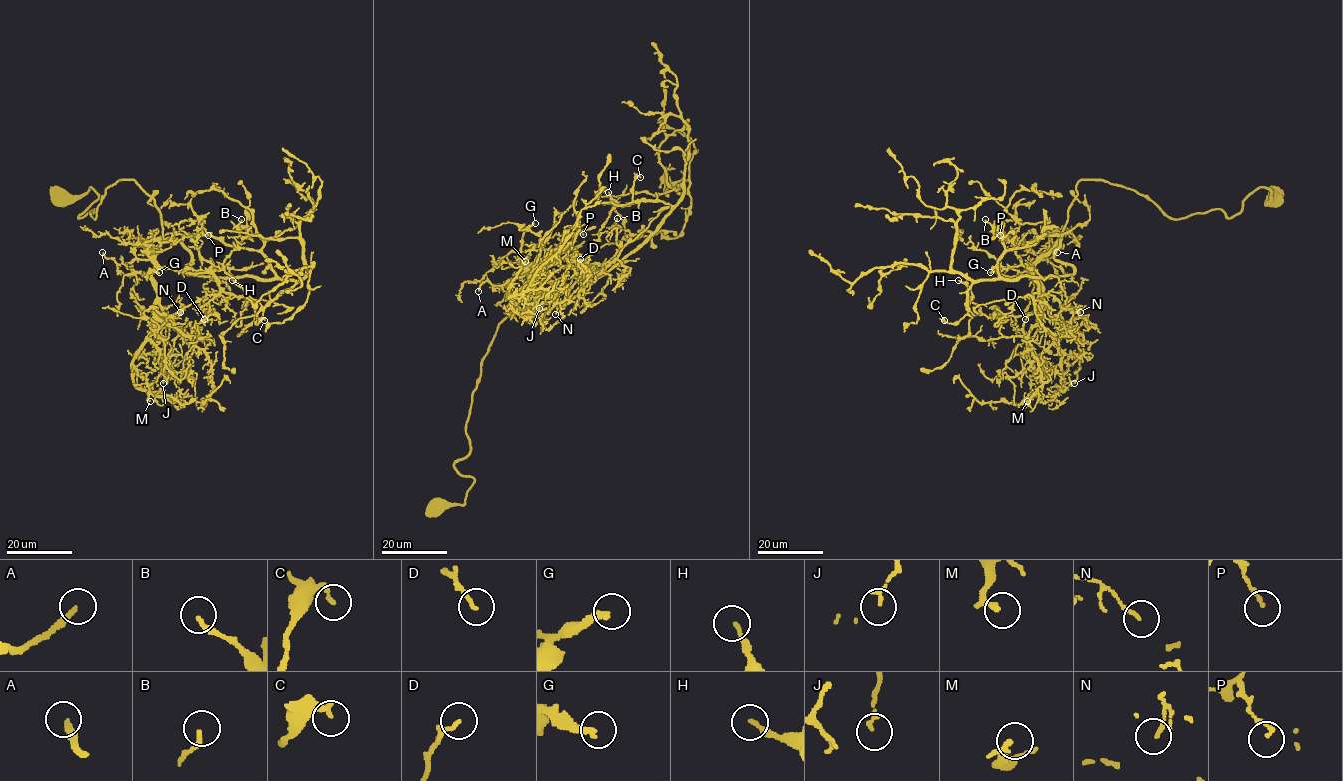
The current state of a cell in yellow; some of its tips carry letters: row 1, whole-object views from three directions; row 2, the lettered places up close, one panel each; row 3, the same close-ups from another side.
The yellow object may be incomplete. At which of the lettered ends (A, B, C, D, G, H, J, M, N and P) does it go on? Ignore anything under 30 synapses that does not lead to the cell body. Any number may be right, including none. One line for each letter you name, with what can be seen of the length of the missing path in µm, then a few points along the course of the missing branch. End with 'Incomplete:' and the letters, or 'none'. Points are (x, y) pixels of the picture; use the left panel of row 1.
A: about 20 µm are missing; missing branch runs (102, 252), (103, 239), (96, 234), (92, 224), (100, 219)
Incomplete: A

